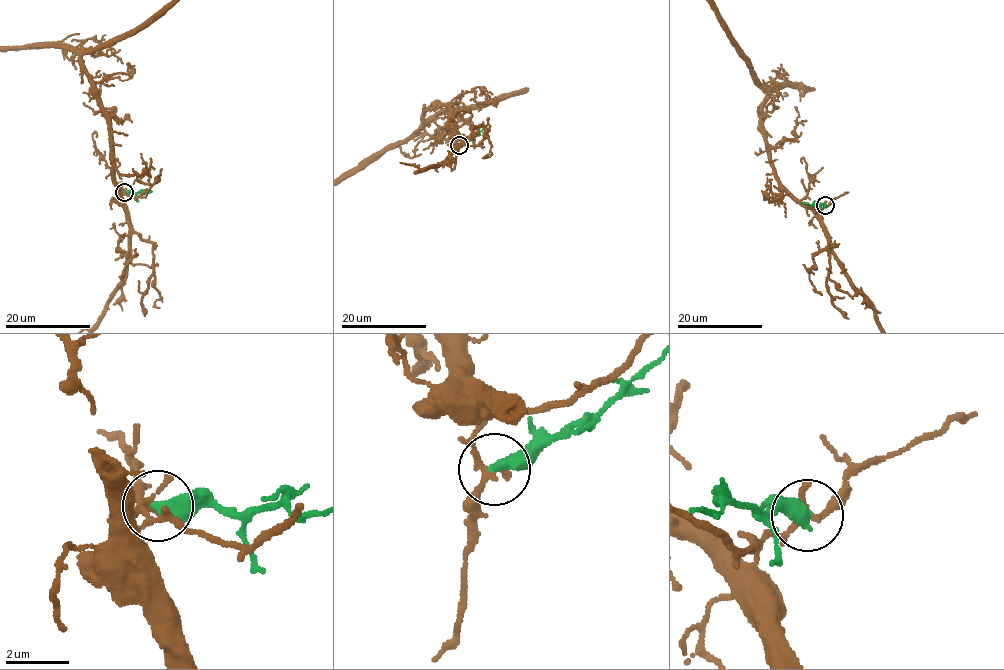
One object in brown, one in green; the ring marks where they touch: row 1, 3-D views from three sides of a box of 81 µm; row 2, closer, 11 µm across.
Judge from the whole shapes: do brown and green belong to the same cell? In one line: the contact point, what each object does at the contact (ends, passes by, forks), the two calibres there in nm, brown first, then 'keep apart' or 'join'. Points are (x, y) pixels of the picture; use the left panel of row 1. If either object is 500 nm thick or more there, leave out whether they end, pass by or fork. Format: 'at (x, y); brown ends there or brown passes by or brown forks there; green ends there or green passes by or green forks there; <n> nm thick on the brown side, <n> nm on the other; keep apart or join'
at (124, 192); brown forks there; green ends there; 170 nm thick on the brown side, 480 nm on the other; keep apart

